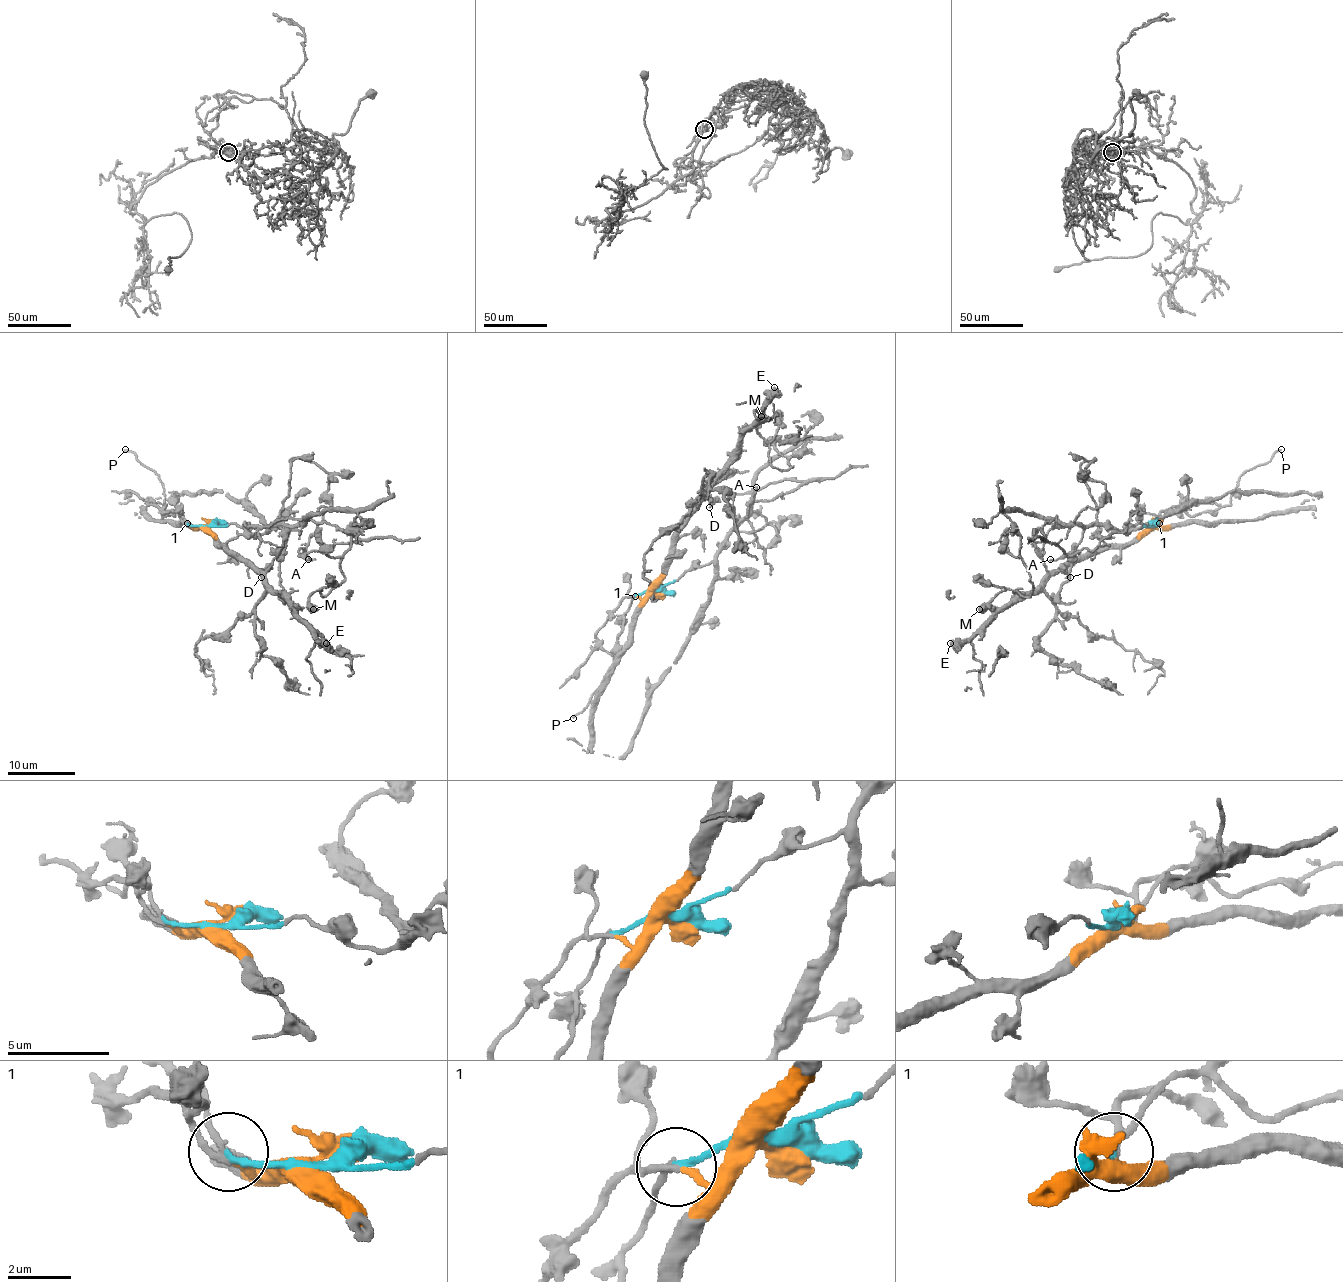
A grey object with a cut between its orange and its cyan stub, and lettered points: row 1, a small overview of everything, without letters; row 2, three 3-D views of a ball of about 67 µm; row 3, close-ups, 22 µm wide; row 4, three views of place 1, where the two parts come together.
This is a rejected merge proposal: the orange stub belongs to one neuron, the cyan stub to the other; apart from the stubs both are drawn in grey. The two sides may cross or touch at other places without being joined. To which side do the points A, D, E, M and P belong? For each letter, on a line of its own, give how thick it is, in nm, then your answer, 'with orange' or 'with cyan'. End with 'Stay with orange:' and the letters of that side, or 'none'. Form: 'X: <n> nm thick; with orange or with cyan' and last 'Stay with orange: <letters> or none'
A: 100 nm thick; with cyan
D: 220 nm thick; with orange
E: 650 nm thick; with orange
M: 700 nm thick; with cyan
P: 180 nm thick; with cyan
Stay with orange: D, E

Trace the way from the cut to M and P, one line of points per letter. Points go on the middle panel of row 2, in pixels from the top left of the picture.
M: (656, 591), (710, 562), (749, 511), (754, 477), (802, 443), (804, 451), (792, 467), (770, 463), (761, 416)
P: (656, 591), (647, 589), (637, 594), (624, 614), (613, 667), (590, 703), (573, 718)

